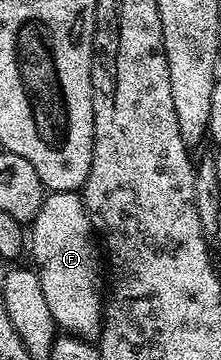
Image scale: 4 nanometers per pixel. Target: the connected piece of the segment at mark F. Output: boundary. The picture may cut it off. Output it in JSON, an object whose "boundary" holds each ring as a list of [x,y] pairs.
{"boundary":[[[71,190],[46,193],[31,223],[31,254],[32,250],[38,262],[43,297],[47,299],[47,308],[51,308],[53,321],[66,335],[96,339],[101,333],[103,317],[103,266],[97,263],[99,246],[80,193]]]}

